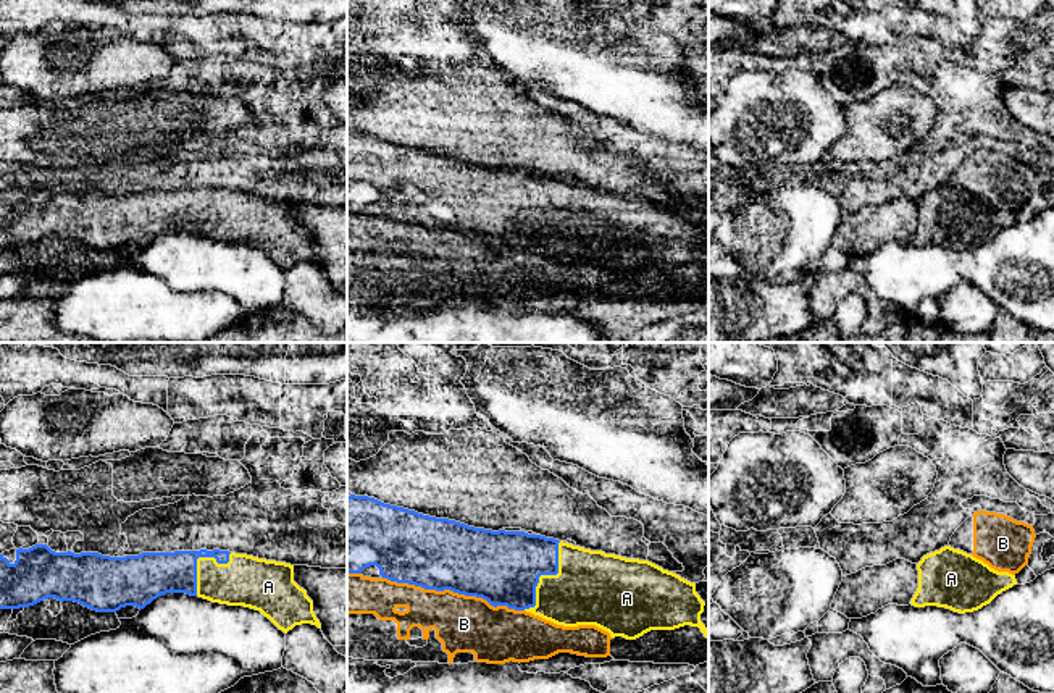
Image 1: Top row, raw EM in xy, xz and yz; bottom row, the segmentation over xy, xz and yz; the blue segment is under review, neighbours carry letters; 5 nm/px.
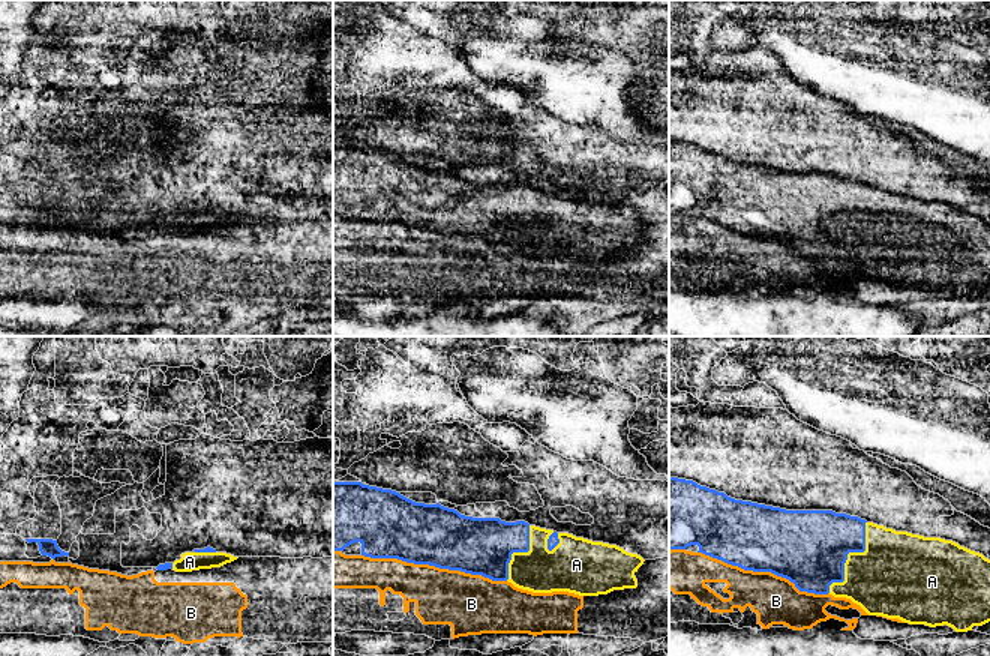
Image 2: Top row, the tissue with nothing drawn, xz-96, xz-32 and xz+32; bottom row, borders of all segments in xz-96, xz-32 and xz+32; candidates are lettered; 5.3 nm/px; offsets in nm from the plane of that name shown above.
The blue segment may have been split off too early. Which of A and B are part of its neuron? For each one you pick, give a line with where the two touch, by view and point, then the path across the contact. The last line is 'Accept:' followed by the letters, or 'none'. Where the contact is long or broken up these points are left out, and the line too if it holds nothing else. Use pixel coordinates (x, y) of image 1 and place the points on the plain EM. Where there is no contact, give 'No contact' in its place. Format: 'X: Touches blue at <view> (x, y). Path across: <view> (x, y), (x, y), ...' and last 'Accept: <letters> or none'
A: Touches blue at xz (544, 212)
Accept: A

